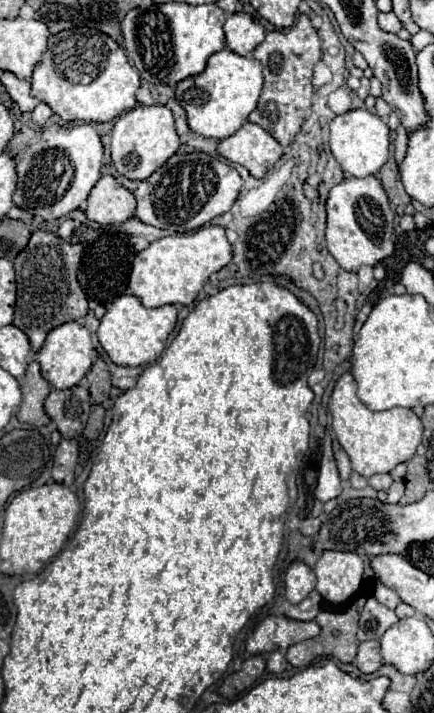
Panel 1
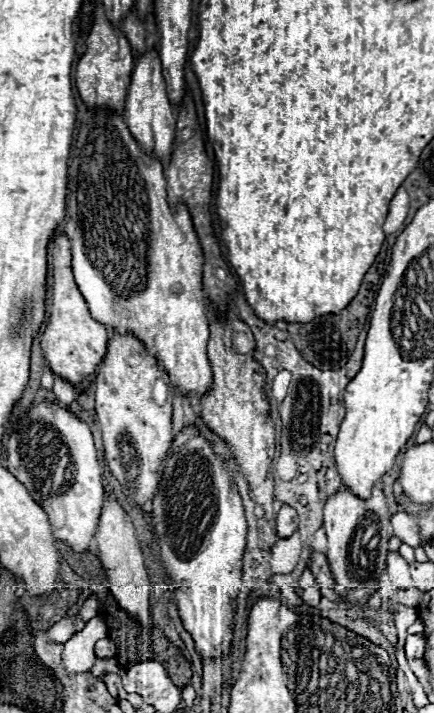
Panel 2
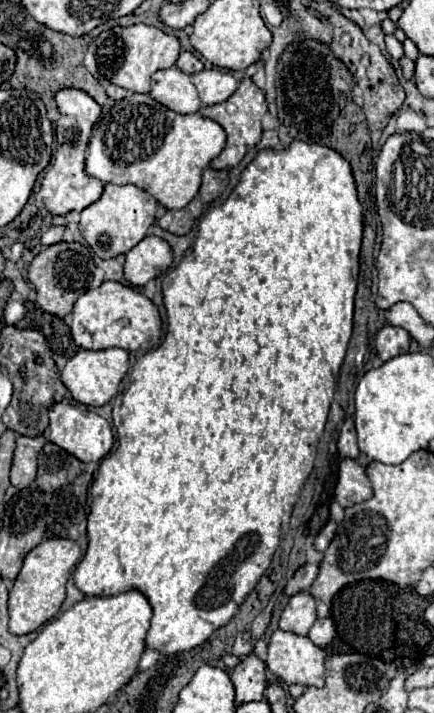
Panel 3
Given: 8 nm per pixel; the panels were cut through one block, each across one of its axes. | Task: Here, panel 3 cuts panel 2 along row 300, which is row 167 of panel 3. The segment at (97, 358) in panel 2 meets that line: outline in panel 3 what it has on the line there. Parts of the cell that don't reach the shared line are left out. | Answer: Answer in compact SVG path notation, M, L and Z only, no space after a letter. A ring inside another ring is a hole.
M62 88L54 96L58 112L62 114L60 120L54 124L56 138L58 138L58 148L54 154L52 164L44 170L44 178L40 184L40 190L36 192L36 204L46 208L48 212L60 216L68 214L70 210L84 210L86 206L94 204L104 190L104 182L100 182L94 176L88 176L84 170L84 160L86 160L86 148L90 140L92 126L100 118L100 104L84 90L78 88Z

